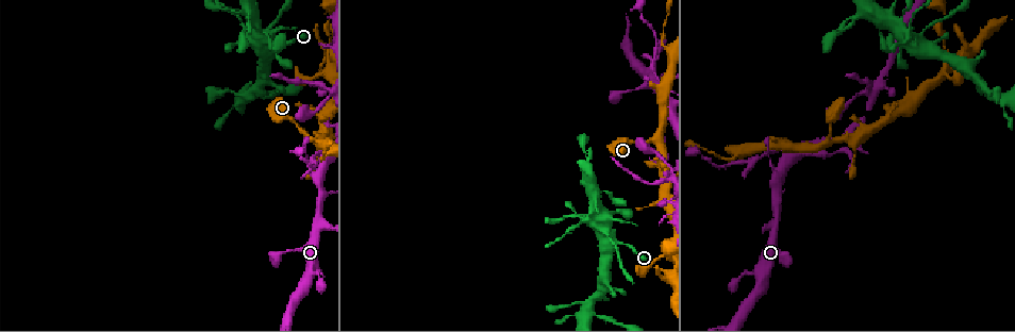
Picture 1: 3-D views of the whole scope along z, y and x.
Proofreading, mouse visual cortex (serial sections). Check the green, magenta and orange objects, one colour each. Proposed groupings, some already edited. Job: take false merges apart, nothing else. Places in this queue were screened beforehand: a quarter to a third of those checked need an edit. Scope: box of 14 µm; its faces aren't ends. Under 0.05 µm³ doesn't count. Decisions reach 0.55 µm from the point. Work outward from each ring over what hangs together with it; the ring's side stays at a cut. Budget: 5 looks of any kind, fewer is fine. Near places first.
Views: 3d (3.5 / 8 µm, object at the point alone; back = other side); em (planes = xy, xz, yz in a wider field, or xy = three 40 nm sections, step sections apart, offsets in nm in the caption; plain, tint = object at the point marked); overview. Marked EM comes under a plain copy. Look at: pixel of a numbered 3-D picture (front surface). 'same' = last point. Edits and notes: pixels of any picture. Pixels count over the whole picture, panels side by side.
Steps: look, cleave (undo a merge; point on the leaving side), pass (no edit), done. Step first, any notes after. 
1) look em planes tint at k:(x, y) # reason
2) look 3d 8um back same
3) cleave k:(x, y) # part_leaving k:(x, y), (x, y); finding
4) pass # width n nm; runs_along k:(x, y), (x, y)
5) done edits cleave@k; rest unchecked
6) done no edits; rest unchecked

look 3d 3.5um at 1:(581, 215) # narrows sharply

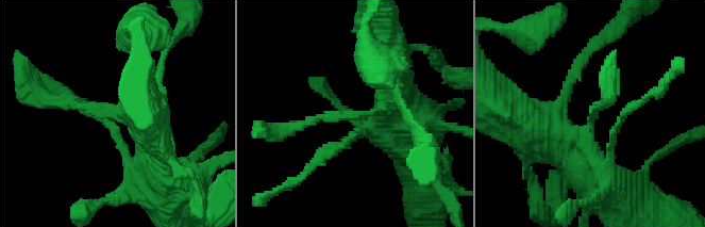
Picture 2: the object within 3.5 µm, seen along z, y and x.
look em xy step 5 tint at 2:(360, 112) # shape alone is not enough

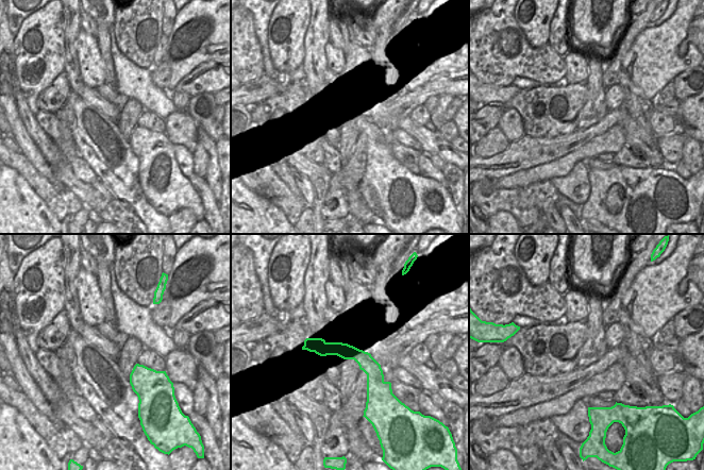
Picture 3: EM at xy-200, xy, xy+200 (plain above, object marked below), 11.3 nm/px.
pass # one cell here

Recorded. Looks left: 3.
look 3d 3.5um at 1:(319, 230)

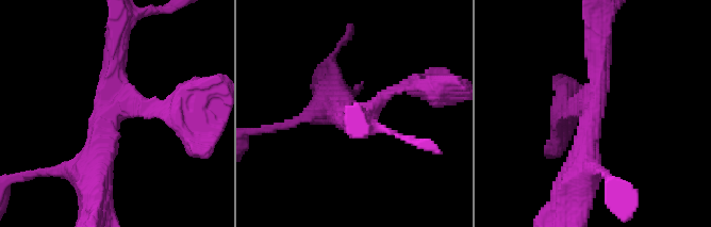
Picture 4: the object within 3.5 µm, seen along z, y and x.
look em xy step 2 tint at 4:(109, 111) # now the EM

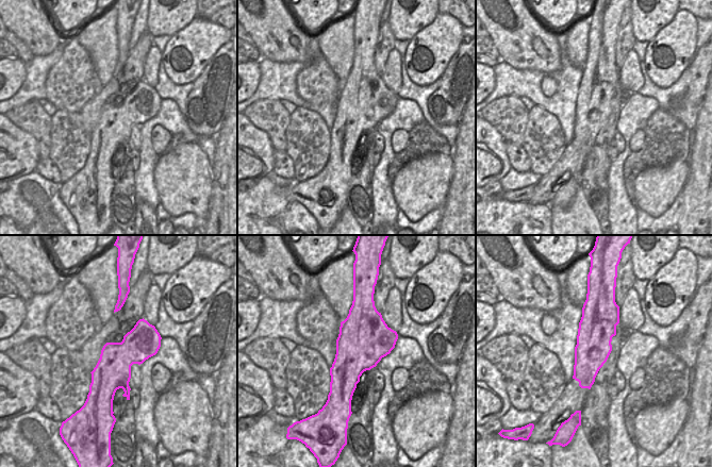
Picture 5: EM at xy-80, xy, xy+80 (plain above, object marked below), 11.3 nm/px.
pass # arm_widths 150, 300, 400 nm; runs_along 4:(88, 177), (111, 112), (115, 39); continuous, no second cell

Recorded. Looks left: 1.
done no edits; rest unchecked

